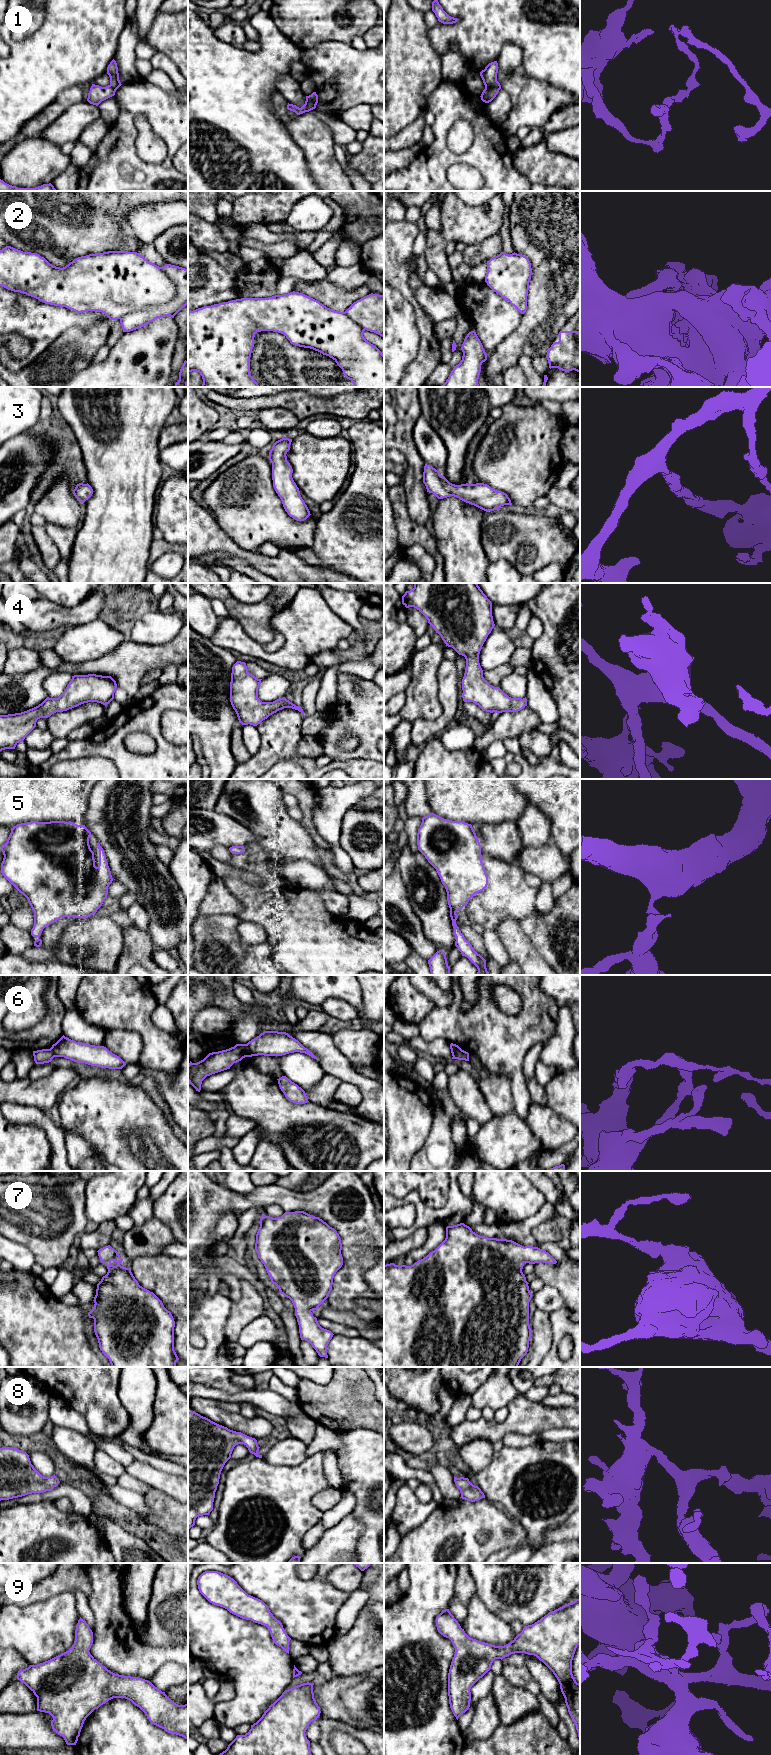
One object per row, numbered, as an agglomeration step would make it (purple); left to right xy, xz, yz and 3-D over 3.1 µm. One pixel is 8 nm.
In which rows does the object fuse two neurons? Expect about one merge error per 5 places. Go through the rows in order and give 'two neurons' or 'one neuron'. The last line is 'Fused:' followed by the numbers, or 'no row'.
1: two neurons
2: one neuron
3: one neuron
4: one neuron
5: one neuron
6: two neurons
7: one neuron
8: one neuron
9: one neuron
Fused: 1, 6

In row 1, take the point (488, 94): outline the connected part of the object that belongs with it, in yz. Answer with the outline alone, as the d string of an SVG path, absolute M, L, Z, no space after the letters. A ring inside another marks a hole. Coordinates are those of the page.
M501 86L485 88L481 94L481 100L485 103L491 102L498 94Z

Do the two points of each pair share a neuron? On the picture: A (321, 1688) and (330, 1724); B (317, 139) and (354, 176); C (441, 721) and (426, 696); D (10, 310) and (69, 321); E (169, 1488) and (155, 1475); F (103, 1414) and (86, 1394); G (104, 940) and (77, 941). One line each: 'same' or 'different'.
A: different
B: different
C: different
D: same
E: same
F: same
G: same

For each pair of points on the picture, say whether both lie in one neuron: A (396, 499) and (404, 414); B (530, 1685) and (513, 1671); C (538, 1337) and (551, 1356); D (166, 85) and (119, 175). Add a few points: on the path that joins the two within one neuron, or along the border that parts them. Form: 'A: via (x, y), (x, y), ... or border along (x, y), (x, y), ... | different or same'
A: border along (402, 481), (405, 487), (405, 502), (408, 507) | different
B: via (526, 1681), (517, 1675) | same
C: border along (552, 1329), (552, 1344), (544, 1356) | different
D: border along (144, 79), (167, 91), (173, 91), (176, 88) | different

